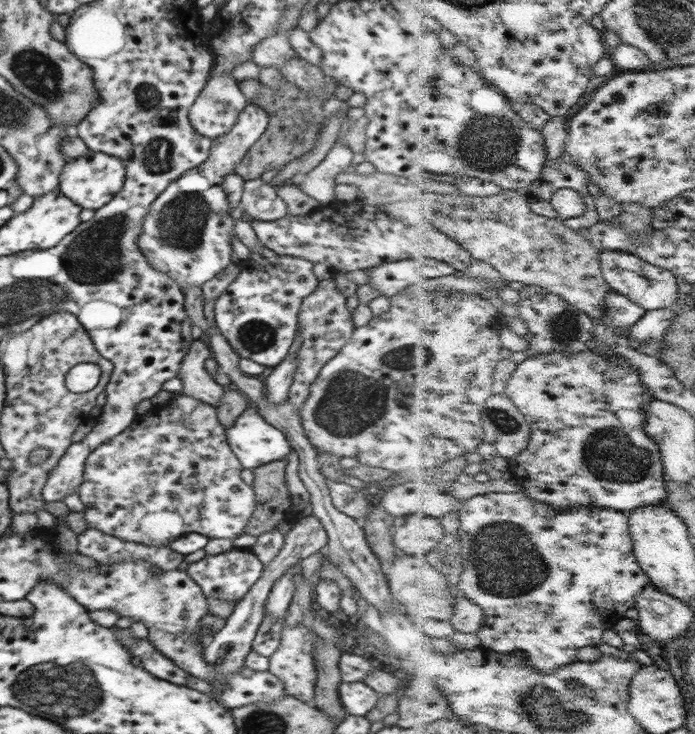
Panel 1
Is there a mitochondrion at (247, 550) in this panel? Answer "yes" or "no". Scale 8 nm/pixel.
no

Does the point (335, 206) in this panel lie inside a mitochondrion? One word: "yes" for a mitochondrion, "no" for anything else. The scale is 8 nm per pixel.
no

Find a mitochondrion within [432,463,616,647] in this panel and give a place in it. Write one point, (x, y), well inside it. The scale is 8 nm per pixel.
(504, 561)

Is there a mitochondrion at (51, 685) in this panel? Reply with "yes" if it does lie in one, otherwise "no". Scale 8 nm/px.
yes

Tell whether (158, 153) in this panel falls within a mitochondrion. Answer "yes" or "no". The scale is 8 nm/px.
yes

